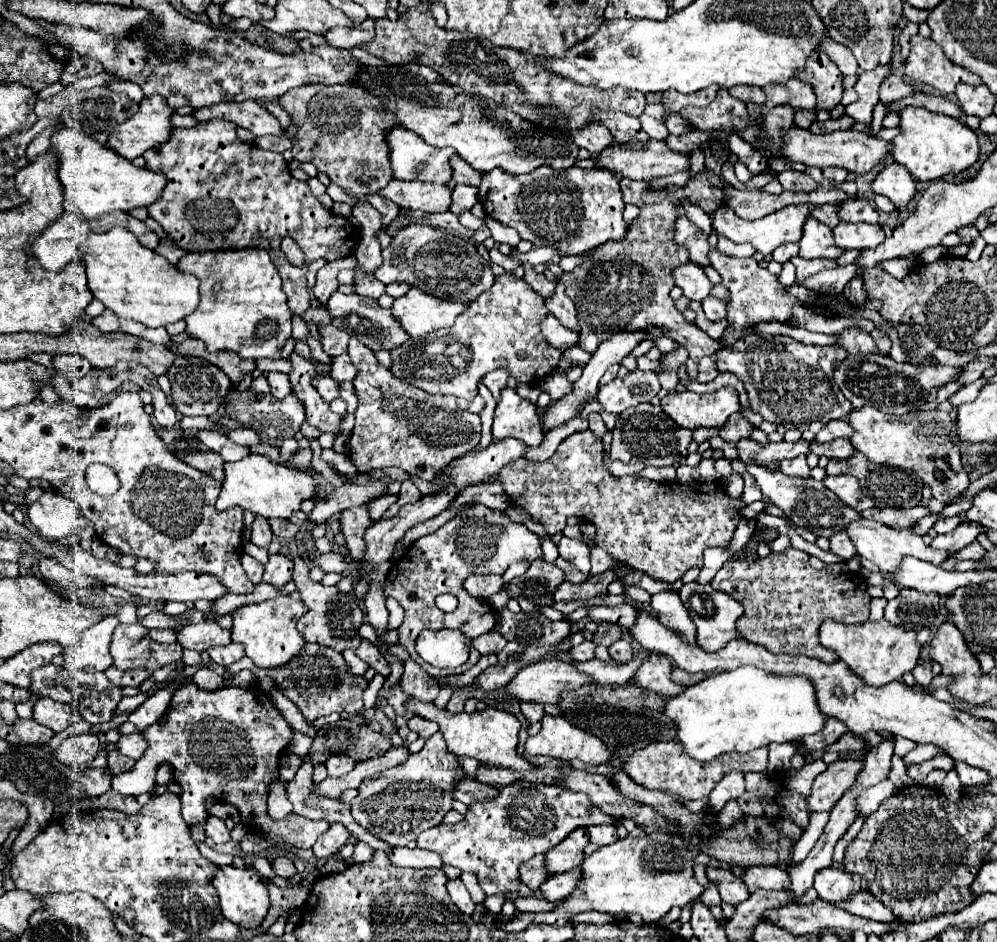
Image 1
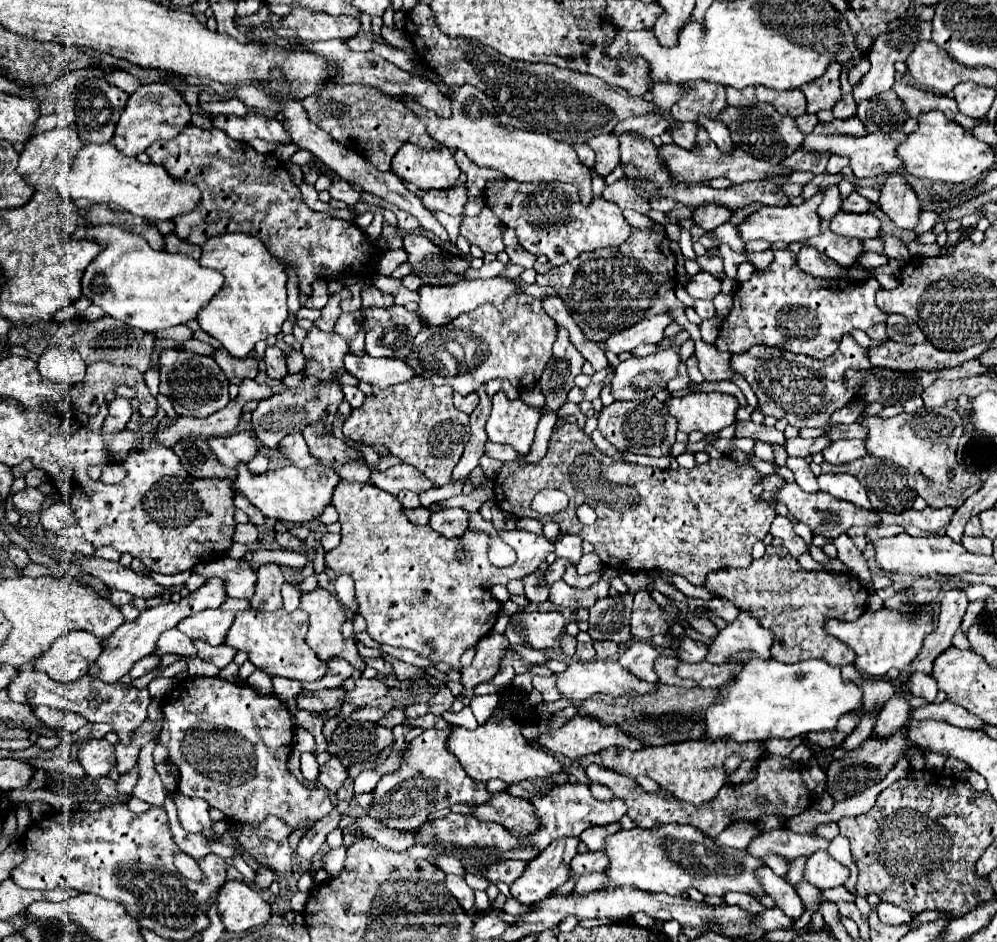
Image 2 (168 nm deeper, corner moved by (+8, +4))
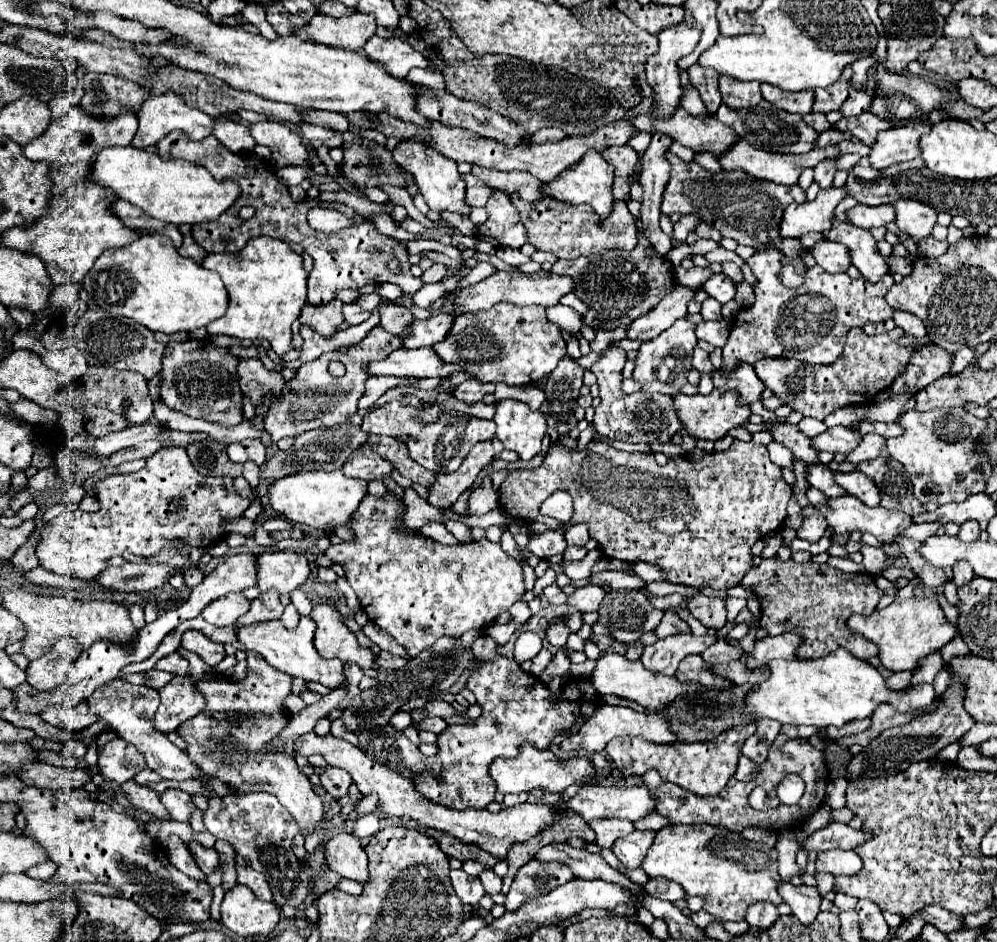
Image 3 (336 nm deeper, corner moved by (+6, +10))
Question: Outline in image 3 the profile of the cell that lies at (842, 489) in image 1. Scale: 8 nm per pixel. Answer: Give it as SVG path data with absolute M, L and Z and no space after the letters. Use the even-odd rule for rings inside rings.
M834 472L834 480L840 488L844 488L848 494L854 494L868 506L878 506L880 504L880 490L876 484L862 472Z

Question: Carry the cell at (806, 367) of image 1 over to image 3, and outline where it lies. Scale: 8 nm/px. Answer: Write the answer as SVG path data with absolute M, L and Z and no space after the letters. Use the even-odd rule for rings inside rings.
M854 328L848 332L846 348L834 364L806 364L796 358L762 358L754 364L754 370L764 386L792 410L802 416L824 420L828 414L848 404L870 404L882 388L894 382L914 350L914 346L906 348L896 344L902 334L902 330L894 328L890 334L868 336L862 328Z

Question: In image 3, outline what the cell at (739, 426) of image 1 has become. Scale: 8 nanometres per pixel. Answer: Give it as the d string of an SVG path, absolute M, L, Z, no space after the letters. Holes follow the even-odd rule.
M764 422L766 430L772 434L772 438L780 444L784 444L786 448L792 450L792 454L796 458L800 458L806 464L814 464L818 462L818 452L810 446L810 438L806 438L798 426L790 426L790 424L780 424L780 422Z

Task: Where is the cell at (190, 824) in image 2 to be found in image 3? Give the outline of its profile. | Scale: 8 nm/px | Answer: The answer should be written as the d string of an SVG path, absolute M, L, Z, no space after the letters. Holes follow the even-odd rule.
M168 788L164 794L160 794L160 798L162 798L162 804L166 806L170 818L178 820L178 822L188 822L192 812L196 810L192 796L178 788Z

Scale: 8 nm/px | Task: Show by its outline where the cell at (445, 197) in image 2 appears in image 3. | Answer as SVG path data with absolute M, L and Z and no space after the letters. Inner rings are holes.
M472 173L464 174L466 181L466 204L468 206L484 206L487 203L492 190L485 183L479 184L476 176Z

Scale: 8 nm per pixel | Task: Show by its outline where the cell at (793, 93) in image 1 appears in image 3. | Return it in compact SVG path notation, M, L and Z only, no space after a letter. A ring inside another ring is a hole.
M762 84L762 96L772 102L774 106L782 110L790 110L792 114L808 114L812 110L814 92L802 90L802 92L786 92L772 84Z

